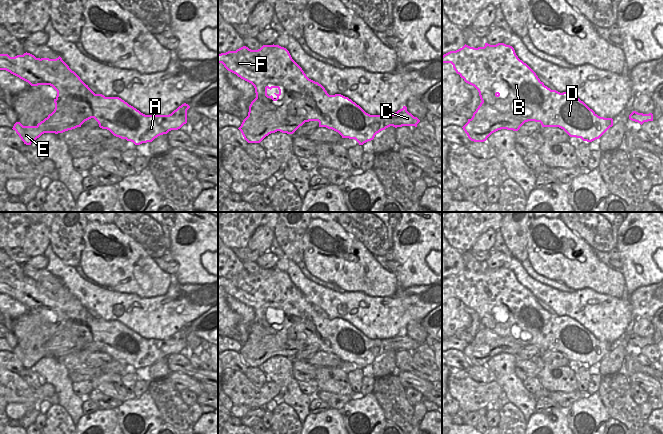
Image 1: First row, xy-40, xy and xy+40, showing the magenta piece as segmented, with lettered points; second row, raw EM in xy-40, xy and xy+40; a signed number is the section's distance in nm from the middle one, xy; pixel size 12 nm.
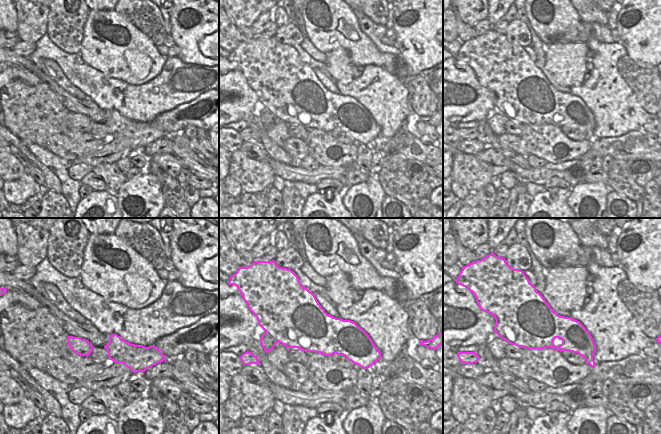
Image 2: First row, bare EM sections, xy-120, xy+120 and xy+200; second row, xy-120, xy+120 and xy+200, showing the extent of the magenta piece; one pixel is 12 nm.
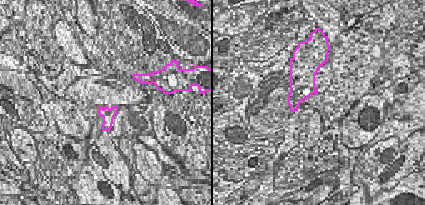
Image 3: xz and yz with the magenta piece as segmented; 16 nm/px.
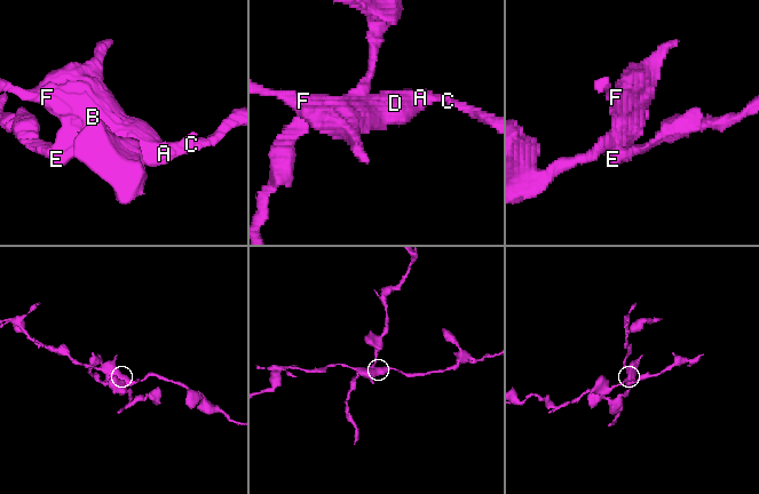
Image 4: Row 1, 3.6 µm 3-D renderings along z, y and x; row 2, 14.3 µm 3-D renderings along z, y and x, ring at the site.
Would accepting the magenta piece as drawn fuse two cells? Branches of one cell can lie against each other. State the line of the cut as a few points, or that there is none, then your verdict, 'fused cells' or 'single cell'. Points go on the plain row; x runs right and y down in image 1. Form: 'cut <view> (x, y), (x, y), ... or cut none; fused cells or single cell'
cut xy (256, 321), (281, 338), (298, 332), (305, 345); fused cells

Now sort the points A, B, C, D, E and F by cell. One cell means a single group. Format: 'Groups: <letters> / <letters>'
Groups: A B C D F / E

